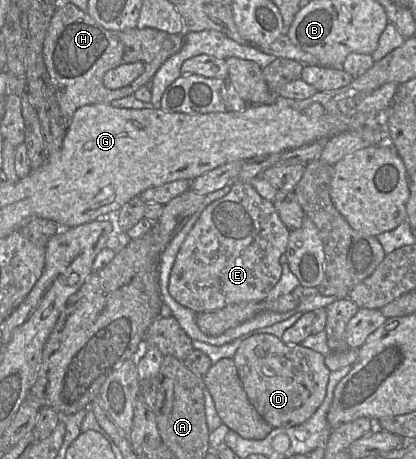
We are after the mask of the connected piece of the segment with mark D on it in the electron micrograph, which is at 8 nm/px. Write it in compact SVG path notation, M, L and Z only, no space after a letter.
M258 334L241 343L233 360L250 404L272 428L304 423L325 399L331 371L325 365L325 356L317 351L287 345L271 334Z

